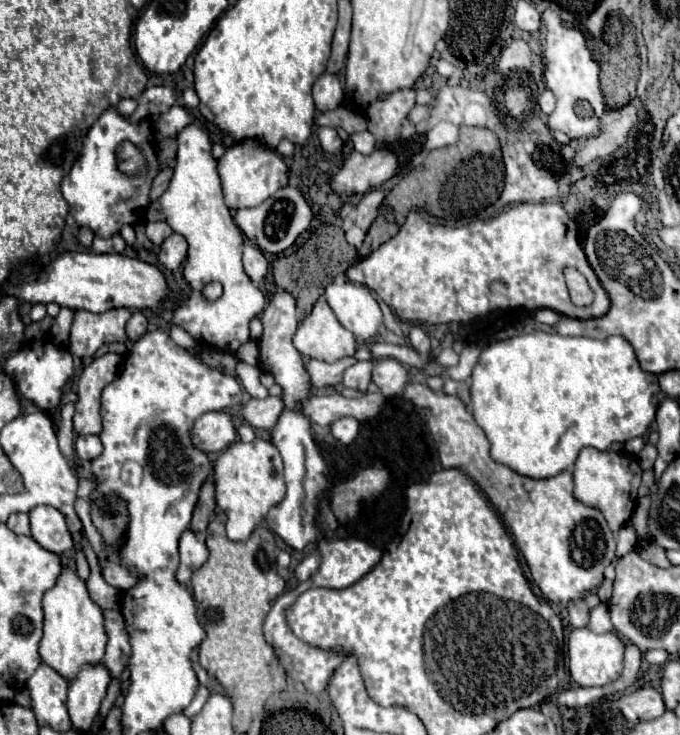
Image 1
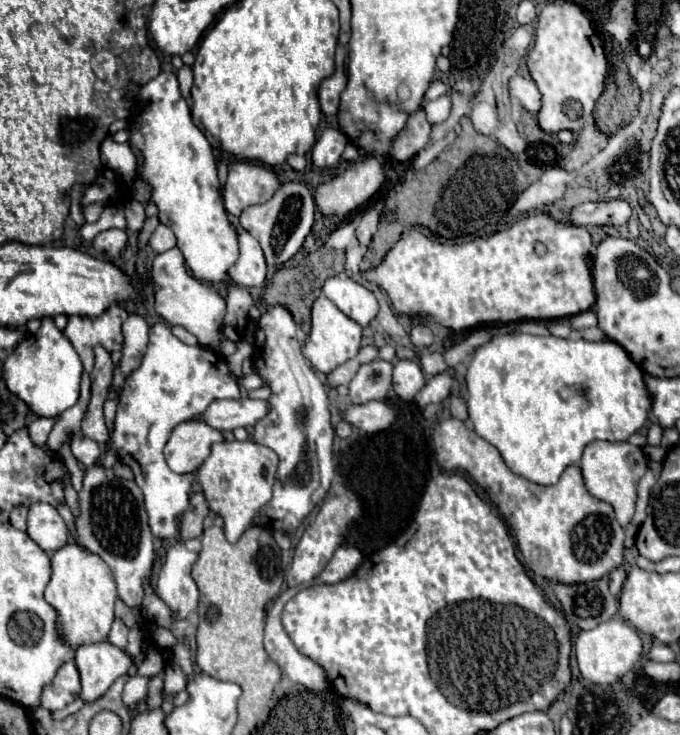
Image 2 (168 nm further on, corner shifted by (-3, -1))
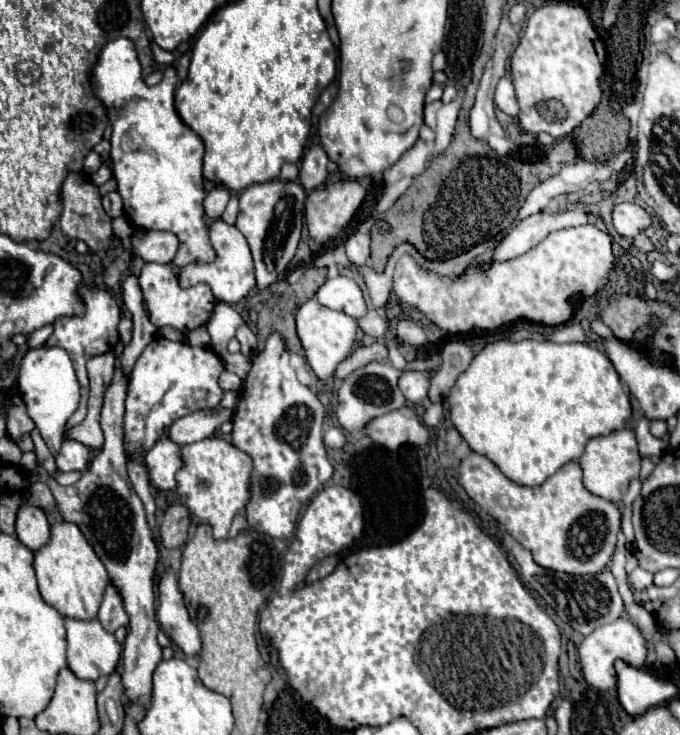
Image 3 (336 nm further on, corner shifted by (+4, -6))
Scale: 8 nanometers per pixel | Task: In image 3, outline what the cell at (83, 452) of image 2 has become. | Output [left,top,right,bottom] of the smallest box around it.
[55,439,91,473]

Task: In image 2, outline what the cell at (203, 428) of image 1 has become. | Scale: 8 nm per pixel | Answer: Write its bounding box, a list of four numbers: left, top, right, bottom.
[164,420,224,472]

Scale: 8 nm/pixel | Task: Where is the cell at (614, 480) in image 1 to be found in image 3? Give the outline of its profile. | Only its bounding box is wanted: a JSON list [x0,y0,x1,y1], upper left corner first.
[579,427,641,503]

